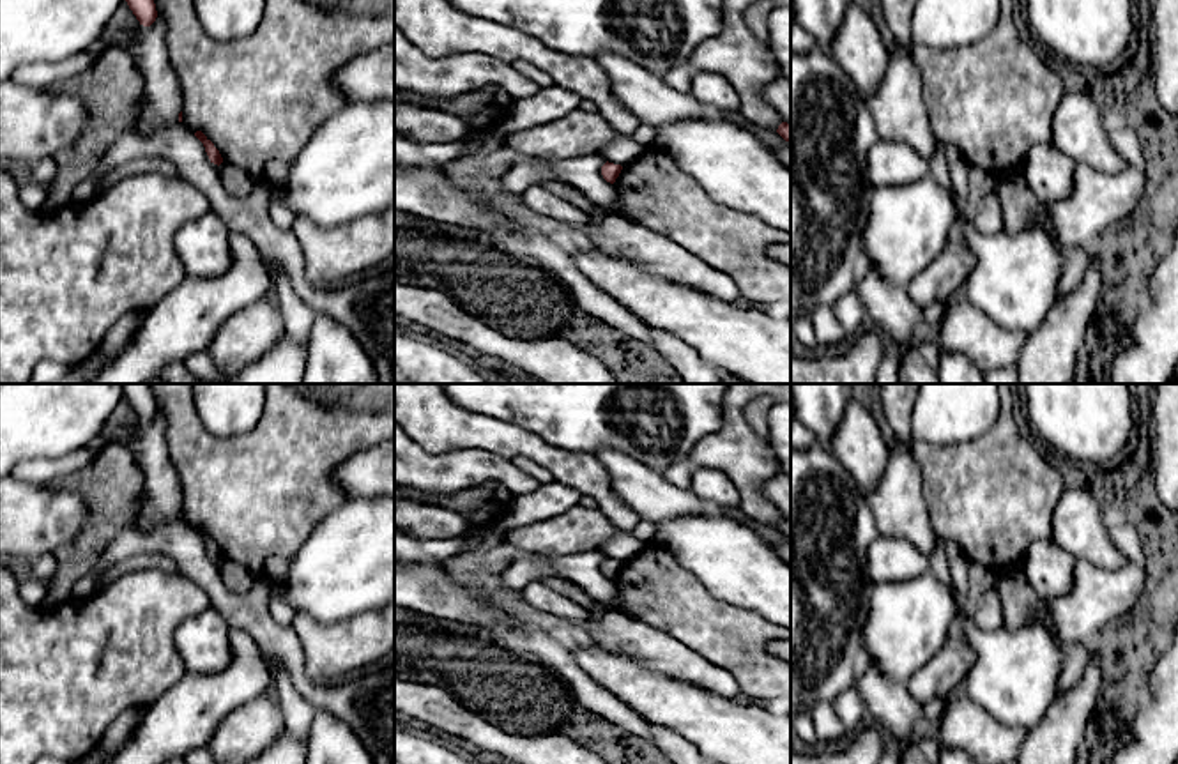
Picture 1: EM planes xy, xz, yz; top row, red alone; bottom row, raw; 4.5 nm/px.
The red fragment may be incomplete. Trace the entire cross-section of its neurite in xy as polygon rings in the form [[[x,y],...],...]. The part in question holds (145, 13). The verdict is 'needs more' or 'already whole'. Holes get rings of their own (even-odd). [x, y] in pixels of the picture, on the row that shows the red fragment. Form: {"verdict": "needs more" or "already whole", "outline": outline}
{"verdict": "already whole", "outline": [[[126,0],[126,2],[133,14],[136,16],[136,19],[140,21],[140,25],[150,27],[156,21],[157,11],[154,0]]]}

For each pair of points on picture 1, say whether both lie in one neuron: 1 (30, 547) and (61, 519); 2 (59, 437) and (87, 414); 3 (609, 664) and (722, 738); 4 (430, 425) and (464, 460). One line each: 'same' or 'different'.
1: same
2: same
3: same
4: different

